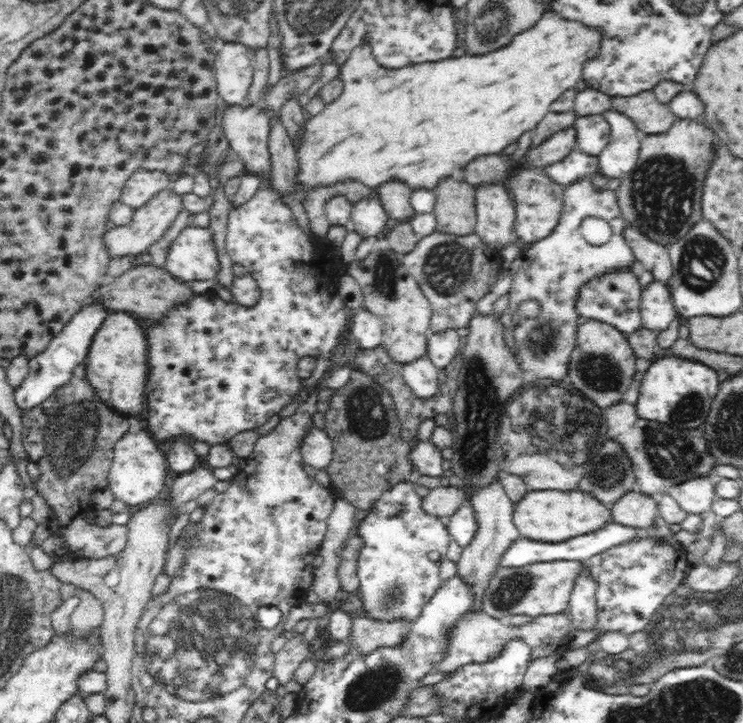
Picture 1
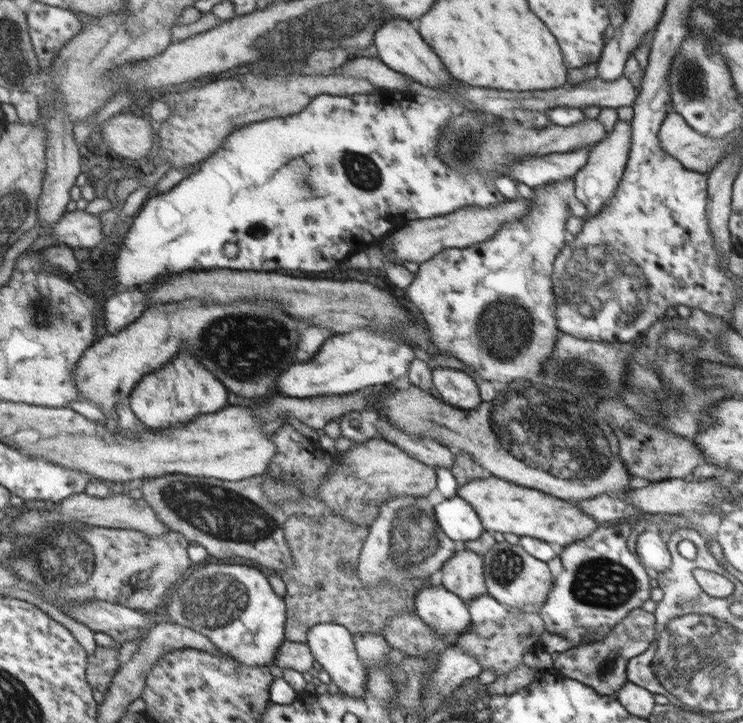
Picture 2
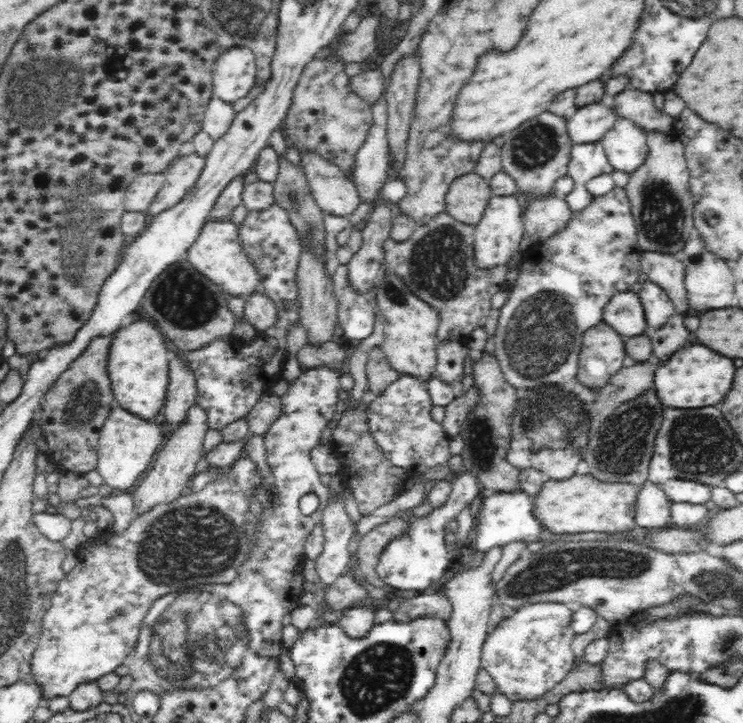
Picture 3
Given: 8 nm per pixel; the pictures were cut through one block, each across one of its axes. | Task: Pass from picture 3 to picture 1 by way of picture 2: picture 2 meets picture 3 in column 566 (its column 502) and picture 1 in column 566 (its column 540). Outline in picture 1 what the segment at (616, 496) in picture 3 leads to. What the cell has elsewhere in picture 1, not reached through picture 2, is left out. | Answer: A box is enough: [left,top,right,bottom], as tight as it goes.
[513,490,610,543]

